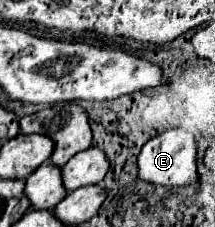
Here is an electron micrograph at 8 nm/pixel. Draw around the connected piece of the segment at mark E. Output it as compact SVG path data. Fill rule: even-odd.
M166 129L164 133L152 137L140 151L138 155L138 169L140 169L140 179L158 183L158 185L170 185L170 187L180 187L194 183L198 173L196 173L196 145L194 137L184 131L184 129Z

